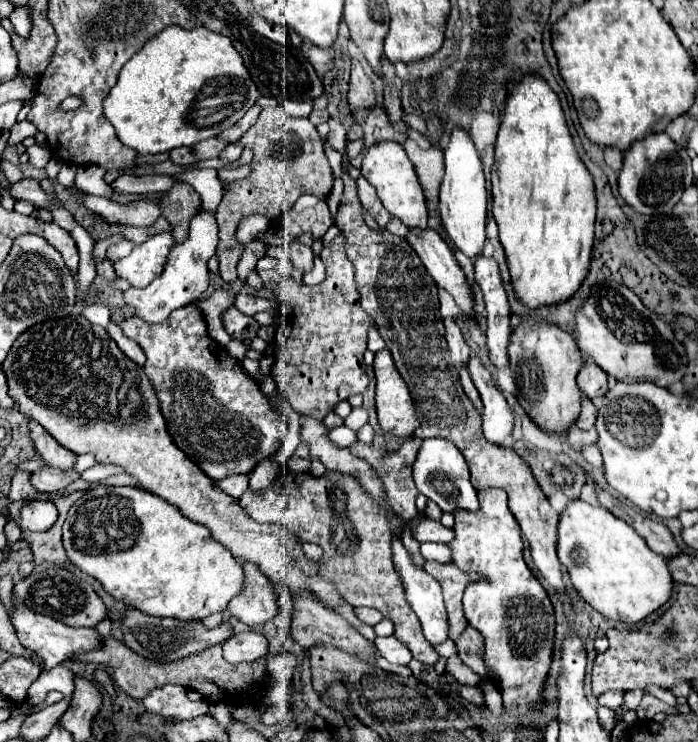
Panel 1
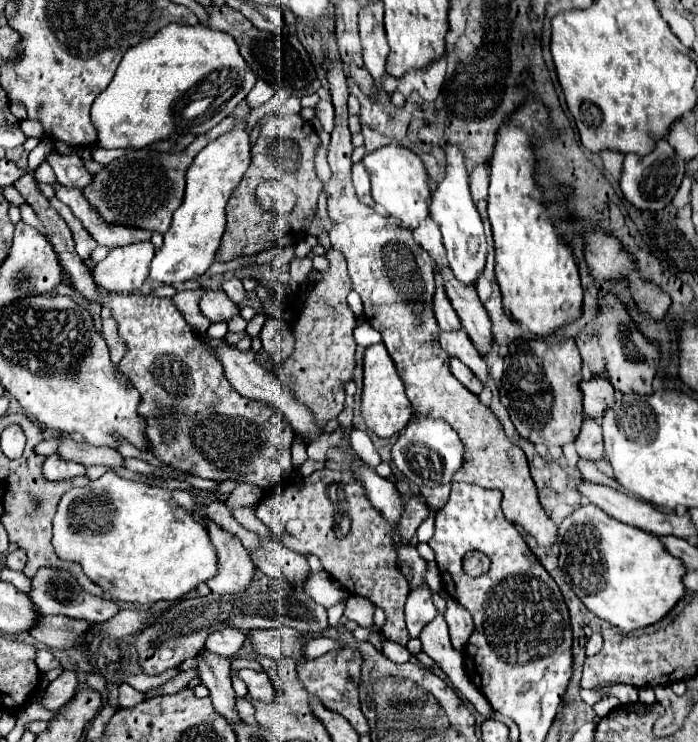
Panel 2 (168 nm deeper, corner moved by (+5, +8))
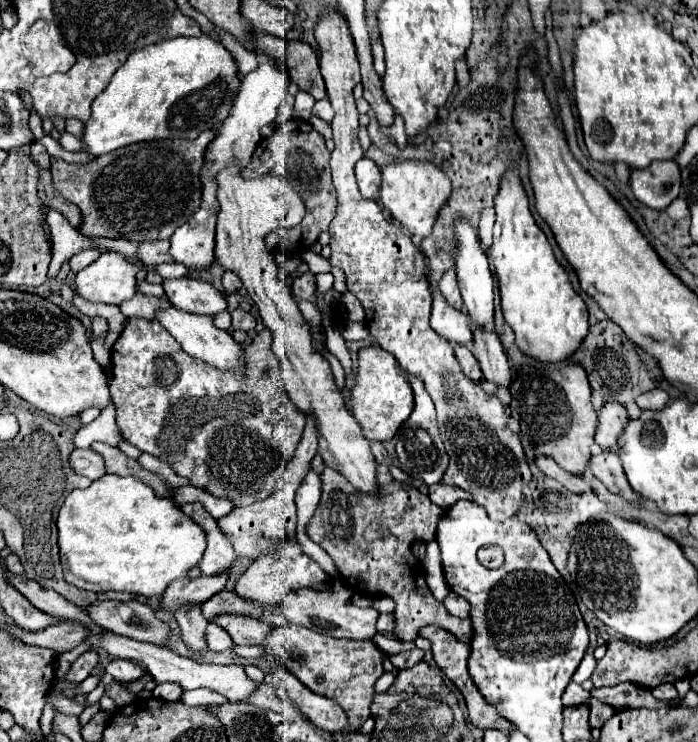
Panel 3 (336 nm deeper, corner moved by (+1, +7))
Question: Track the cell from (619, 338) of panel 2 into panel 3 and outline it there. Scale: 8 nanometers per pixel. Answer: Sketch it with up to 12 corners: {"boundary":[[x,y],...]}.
{"boundary":[[642,392],[636,398],[640,408],[660,410],[668,402],[666,392]]}

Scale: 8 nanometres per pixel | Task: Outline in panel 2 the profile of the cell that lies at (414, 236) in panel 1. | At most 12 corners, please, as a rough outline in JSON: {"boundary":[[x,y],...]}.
{"boundary":[[442,273],[446,293],[478,353],[494,343],[492,321],[476,289]]}

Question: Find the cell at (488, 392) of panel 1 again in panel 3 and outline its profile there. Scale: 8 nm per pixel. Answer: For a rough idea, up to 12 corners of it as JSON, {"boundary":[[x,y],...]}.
{"boundary":[[434,292],[430,326],[452,346],[468,346],[472,330],[460,310]]}

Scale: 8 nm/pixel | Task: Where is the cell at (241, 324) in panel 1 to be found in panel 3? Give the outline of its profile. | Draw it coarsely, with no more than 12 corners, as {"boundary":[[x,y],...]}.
{"boundary":[[164,280],[174,306],[214,318],[228,310],[212,282]]}

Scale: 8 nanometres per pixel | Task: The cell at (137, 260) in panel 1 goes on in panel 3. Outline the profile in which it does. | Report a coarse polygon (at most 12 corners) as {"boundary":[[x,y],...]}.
{"boundary":[[102,252],[78,272],[76,292],[118,306],[134,296],[140,266]]}

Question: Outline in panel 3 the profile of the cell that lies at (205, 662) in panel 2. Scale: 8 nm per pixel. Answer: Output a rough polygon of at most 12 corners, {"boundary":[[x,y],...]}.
{"boundary":[[200,606],[174,614],[184,644],[206,654],[206,618]]}

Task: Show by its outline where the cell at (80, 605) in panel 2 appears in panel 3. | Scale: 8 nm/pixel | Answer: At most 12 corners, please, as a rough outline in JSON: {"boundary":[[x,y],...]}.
{"boundary":[[142,602],[84,608],[92,622],[134,640],[164,644],[168,626]]}

